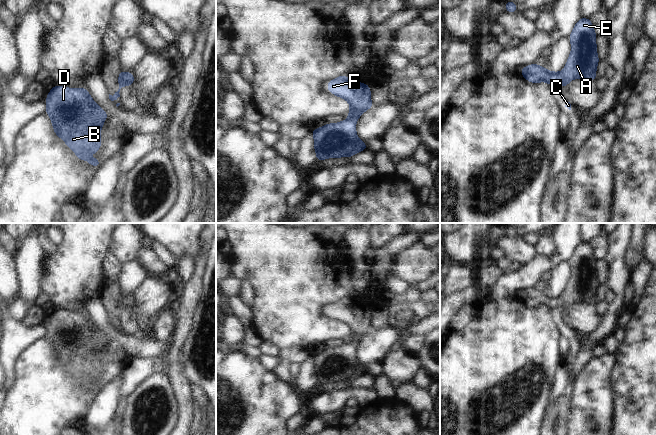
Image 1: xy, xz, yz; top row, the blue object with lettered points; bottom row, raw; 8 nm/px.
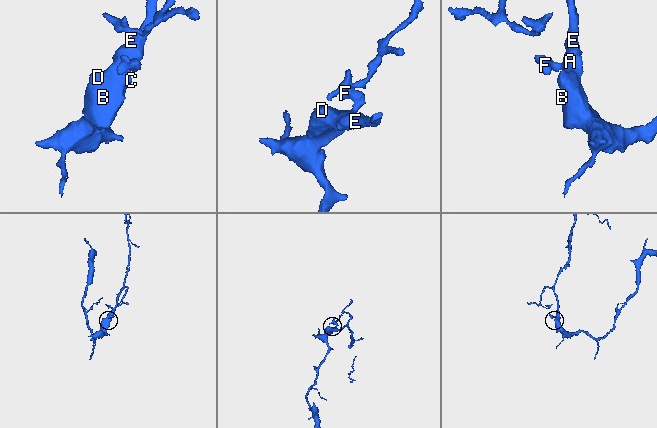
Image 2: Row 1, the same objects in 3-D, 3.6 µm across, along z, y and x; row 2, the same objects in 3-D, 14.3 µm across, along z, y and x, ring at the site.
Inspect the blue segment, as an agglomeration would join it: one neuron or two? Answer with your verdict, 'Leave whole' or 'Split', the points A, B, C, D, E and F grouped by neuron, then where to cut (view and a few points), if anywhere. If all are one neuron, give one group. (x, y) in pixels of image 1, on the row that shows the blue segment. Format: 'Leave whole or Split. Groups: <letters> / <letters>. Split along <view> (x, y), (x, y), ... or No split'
Leave whole. Groups: A B C D E F. No split

